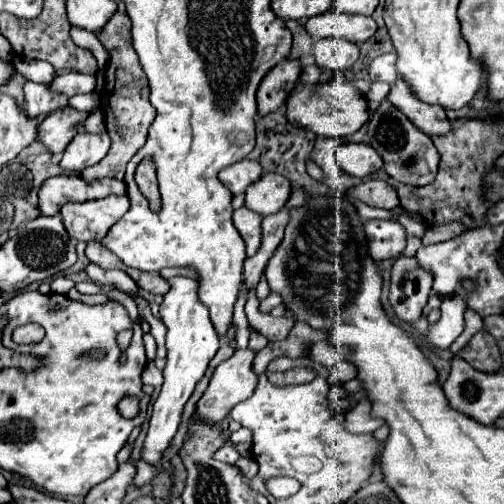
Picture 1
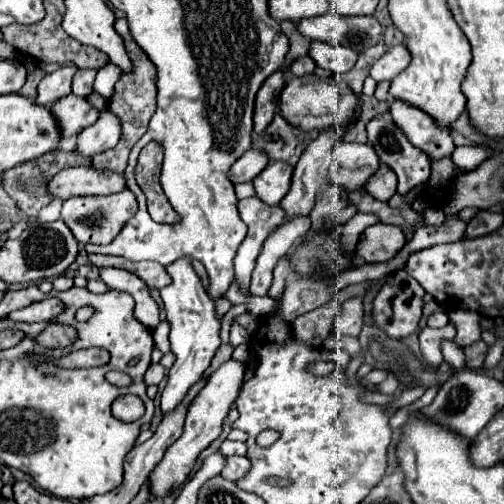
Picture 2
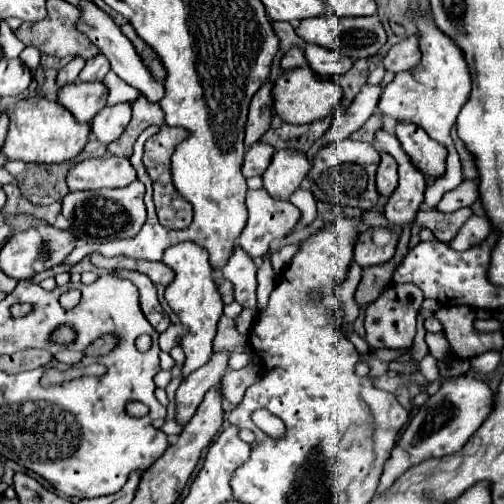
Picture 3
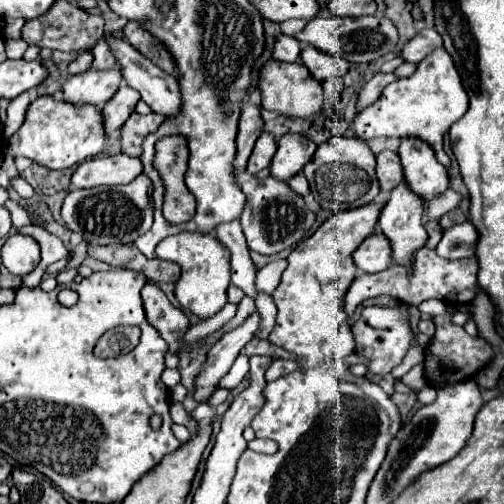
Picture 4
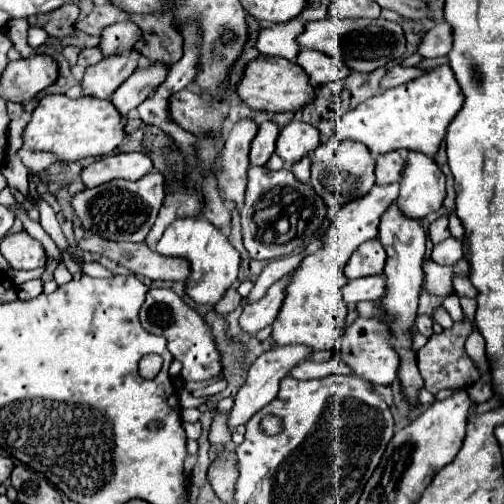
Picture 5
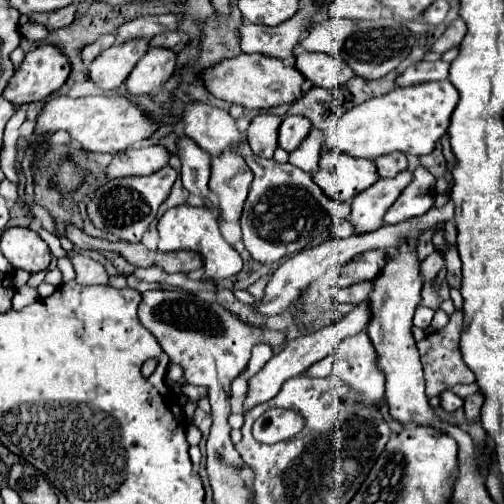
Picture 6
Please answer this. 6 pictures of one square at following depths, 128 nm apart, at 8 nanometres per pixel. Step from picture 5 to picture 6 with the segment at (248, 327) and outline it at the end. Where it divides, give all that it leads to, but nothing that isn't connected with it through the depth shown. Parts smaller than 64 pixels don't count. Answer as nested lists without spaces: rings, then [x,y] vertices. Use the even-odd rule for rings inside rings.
[[[448,200],[446,206],[442,208],[430,208],[424,216],[420,218],[414,218],[414,220],[406,220],[404,224],[394,224],[394,226],[384,226],[376,232],[368,232],[364,236],[350,236],[346,240],[328,240],[316,248],[308,248],[292,258],[288,258],[286,262],[280,264],[280,268],[270,276],[270,282],[266,284],[264,288],[264,296],[262,300],[254,302],[252,308],[256,312],[260,312],[264,318],[270,318],[270,316],[276,316],[276,314],[282,314],[294,300],[296,296],[300,296],[300,288],[304,288],[304,284],[312,284],[312,280],[318,280],[326,274],[326,270],[330,270],[332,266],[342,266],[346,264],[348,260],[352,260],[352,256],[360,254],[360,252],[366,252],[366,250],[374,250],[374,248],[380,248],[380,250],[388,250],[388,248],[394,248],[398,246],[402,240],[408,240],[408,238],[414,238],[414,228],[418,232],[426,230],[426,228],[436,228],[436,226],[442,226],[444,222],[452,220],[454,218],[454,202]]]

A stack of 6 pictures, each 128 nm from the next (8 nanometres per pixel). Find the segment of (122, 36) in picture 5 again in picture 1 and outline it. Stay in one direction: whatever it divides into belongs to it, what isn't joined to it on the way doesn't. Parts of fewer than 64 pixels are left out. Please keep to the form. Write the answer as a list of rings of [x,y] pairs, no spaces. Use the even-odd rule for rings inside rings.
[[[66,72],[66,74],[58,74],[54,78],[54,82],[50,84],[52,92],[62,92],[66,96],[76,96],[76,94],[84,94],[84,92],[92,92],[96,86],[96,78],[90,74],[82,74],[82,72]]]

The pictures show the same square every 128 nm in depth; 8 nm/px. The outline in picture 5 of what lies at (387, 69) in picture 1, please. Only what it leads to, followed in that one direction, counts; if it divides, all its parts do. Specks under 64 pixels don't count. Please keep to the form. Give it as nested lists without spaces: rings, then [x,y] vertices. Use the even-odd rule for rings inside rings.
[[[436,24],[434,28],[430,28],[420,46],[418,46],[418,54],[422,58],[440,58],[440,56],[446,56],[452,48],[452,34],[450,34],[452,28],[448,28],[448,24]]]

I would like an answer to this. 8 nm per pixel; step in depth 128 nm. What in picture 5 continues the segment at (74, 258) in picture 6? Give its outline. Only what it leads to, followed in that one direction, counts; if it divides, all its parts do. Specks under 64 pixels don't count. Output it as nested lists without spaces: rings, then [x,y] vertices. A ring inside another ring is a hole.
[[[36,198],[36,208],[38,208],[38,212],[40,212],[40,226],[48,232],[48,236],[50,236],[60,248],[64,248],[70,256],[76,256],[72,250],[68,250],[66,238],[64,238],[64,234],[62,234],[62,230],[60,230],[60,224],[58,224],[58,220],[56,220],[54,210],[52,210],[42,198]]]

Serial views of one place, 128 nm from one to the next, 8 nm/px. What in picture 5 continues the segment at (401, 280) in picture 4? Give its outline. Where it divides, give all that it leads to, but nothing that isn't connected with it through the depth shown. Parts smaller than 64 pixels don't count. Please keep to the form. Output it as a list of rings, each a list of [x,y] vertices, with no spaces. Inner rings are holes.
[[[464,258],[454,266],[440,266],[434,260],[424,260],[424,290],[432,296],[450,296],[454,294],[452,280],[454,276],[468,276],[468,260]],[[366,276],[350,280],[344,286],[344,302],[356,304],[360,300],[378,300],[386,292],[386,280],[384,276]]]

